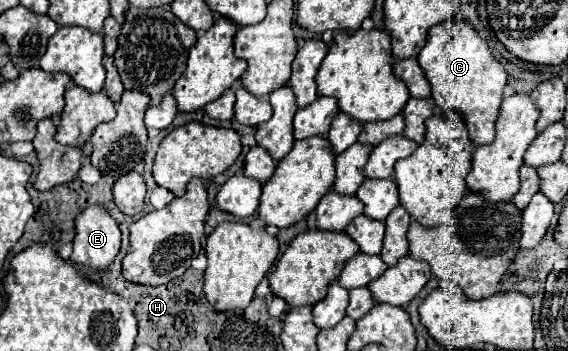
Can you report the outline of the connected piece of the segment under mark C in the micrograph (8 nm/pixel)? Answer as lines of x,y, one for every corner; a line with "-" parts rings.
464,20
442,22
428,32
428,40
418,54
418,64
432,86
432,98
442,114
462,114
468,138
474,146
494,142
494,124
506,86
504,66
490,54
488,42

